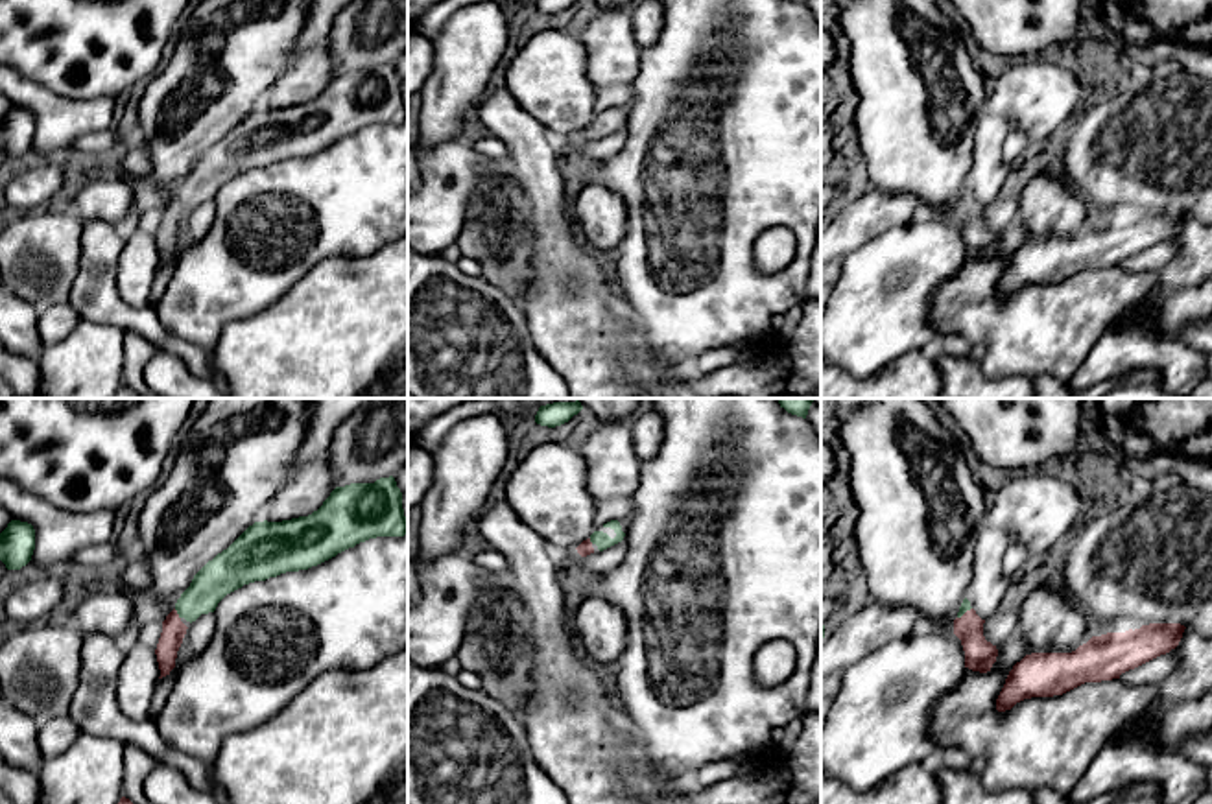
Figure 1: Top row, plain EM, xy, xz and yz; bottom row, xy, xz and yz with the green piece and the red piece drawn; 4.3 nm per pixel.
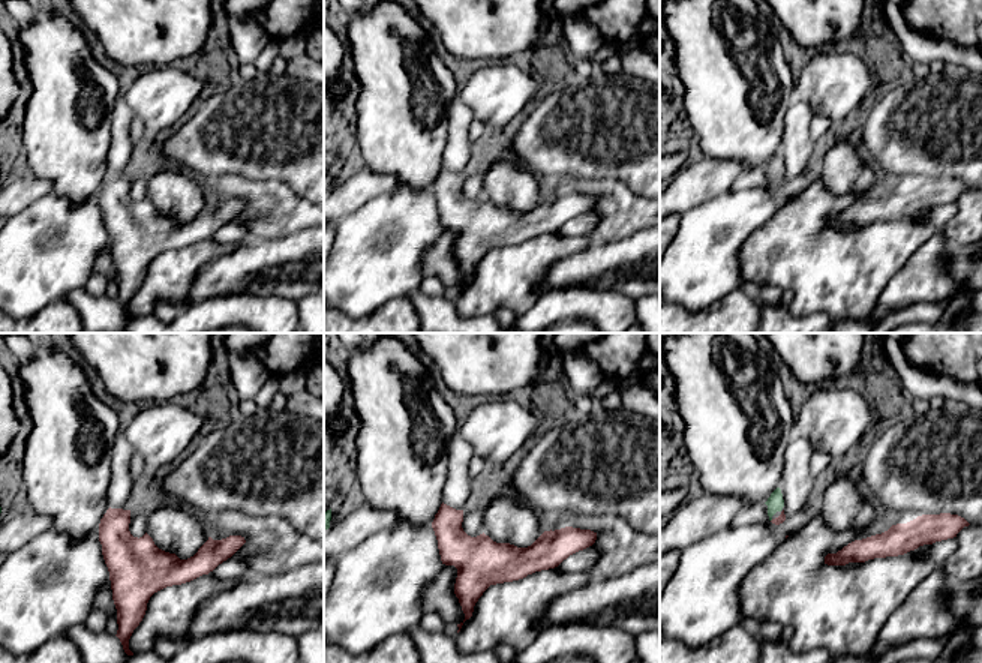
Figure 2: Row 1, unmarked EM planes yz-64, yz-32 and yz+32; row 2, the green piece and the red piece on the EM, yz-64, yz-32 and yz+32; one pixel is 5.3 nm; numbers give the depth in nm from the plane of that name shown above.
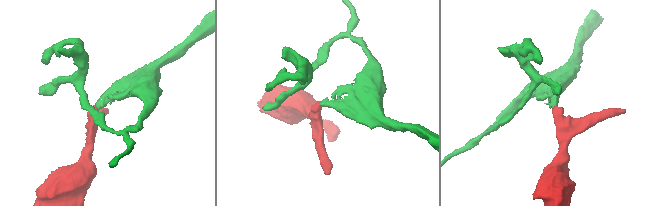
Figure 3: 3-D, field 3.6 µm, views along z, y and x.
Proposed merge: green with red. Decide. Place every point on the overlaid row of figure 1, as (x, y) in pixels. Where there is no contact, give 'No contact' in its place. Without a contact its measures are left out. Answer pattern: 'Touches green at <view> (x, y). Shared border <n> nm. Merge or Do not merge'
Touches green at xy (178, 613). Shared border 50 nm. Merge

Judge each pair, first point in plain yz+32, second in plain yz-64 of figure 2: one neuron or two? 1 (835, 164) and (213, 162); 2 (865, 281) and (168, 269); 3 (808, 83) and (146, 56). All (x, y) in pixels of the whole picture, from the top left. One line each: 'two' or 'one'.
1: two
2: one
3: two

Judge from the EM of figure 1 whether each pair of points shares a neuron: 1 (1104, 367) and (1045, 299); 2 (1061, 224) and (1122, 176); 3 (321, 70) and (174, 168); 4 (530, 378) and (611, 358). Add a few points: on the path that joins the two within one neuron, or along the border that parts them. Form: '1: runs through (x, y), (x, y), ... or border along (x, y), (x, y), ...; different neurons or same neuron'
1: border along (1104, 334), (1069, 378); different neurons
2: border along (1059, 174), (1094, 211); different neurons
3: border along (294, 58), (270, 87); different neurons
4: border along (530, 338), (535, 351), (563, 378); different neurons

